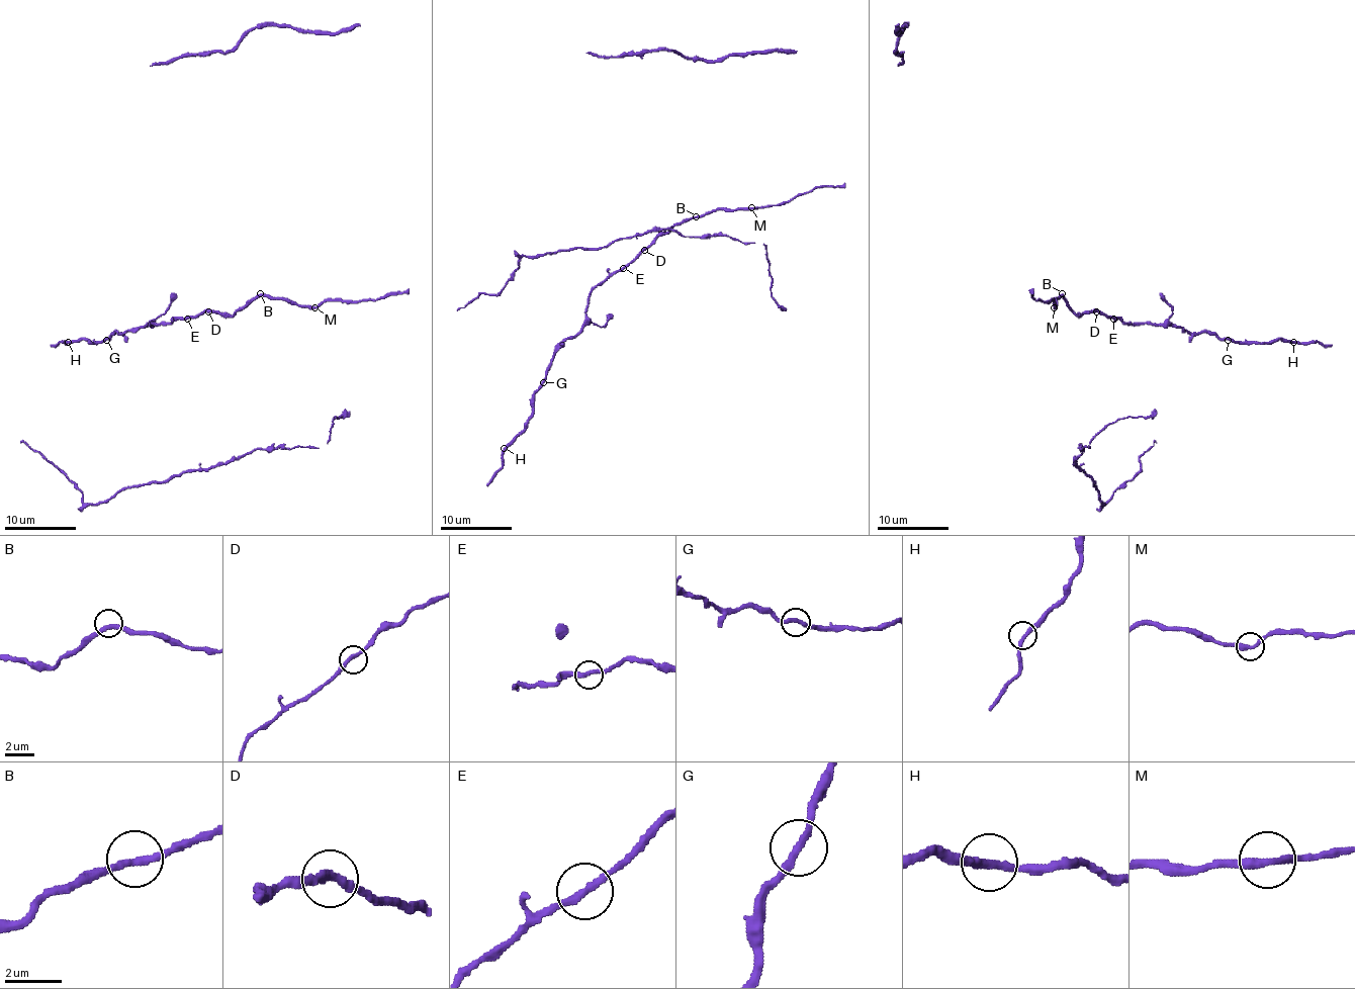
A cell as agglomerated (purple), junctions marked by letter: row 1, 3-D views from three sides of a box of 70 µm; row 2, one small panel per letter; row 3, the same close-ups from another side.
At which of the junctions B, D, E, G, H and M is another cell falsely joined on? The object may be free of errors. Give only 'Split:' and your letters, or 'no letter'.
Split: no letter

